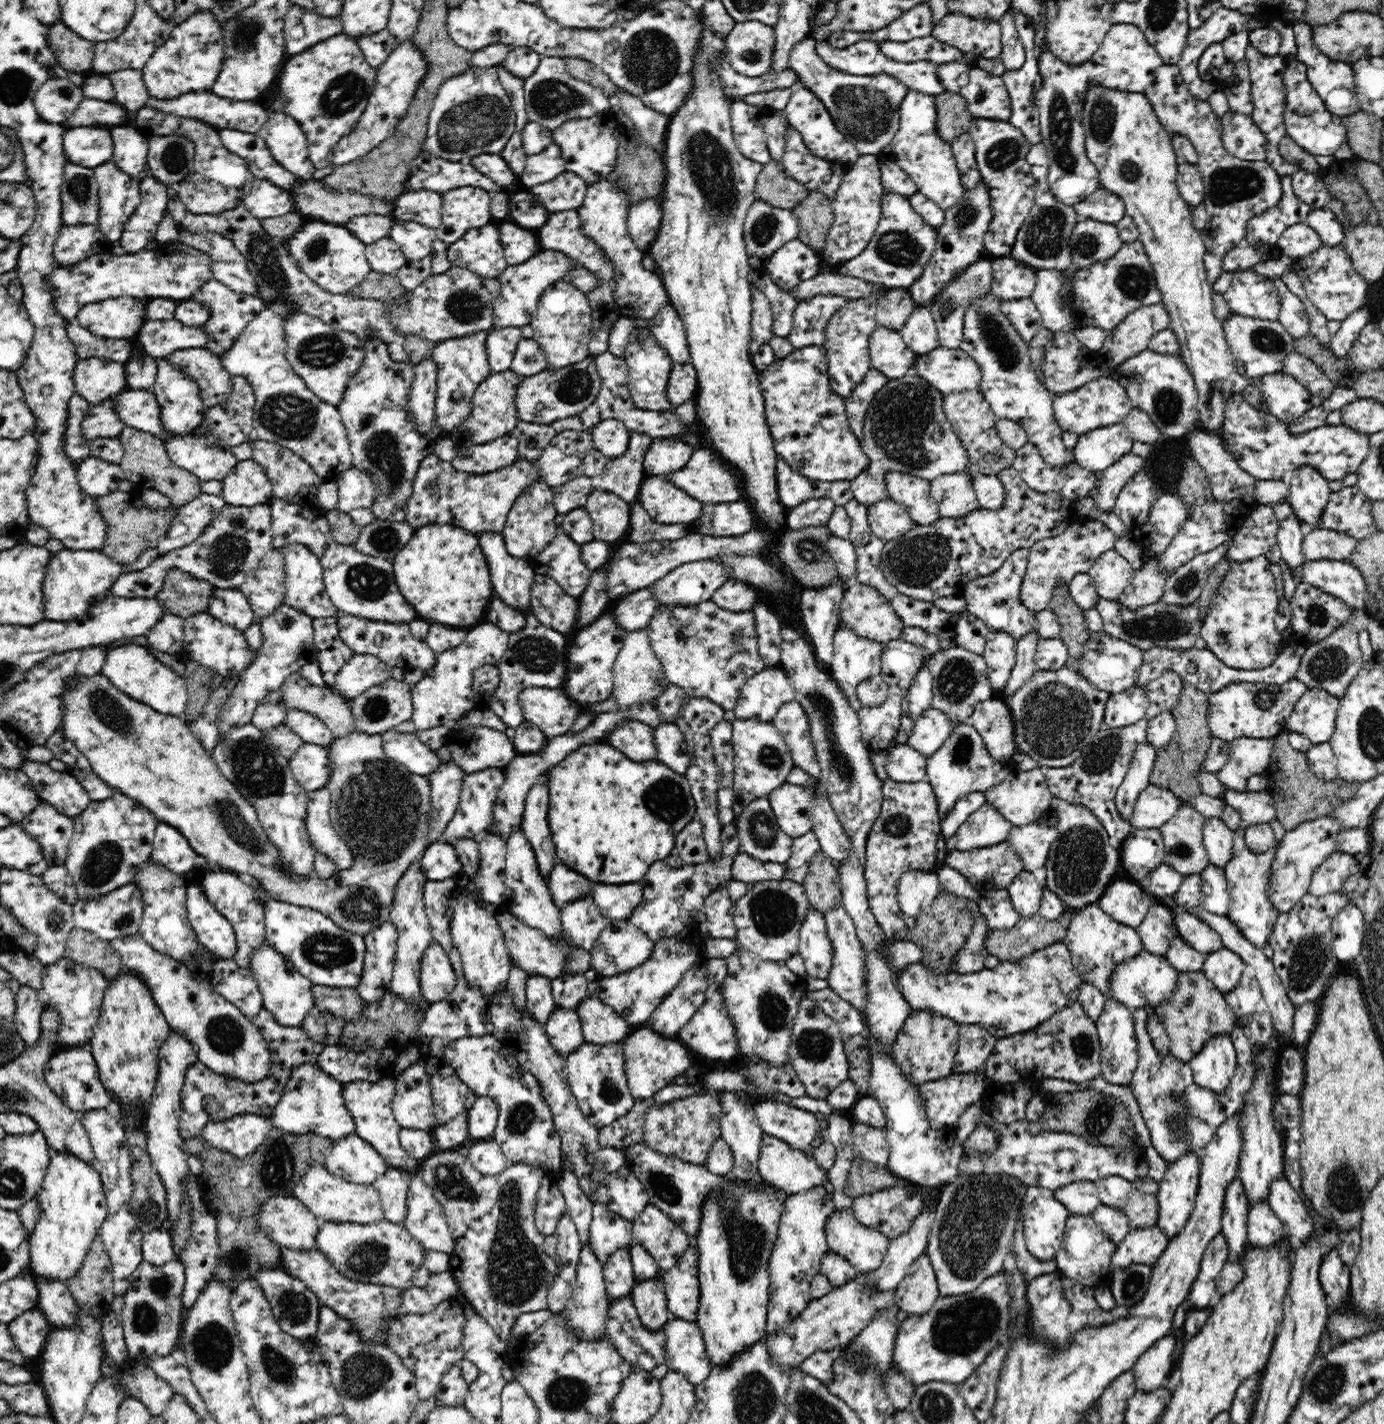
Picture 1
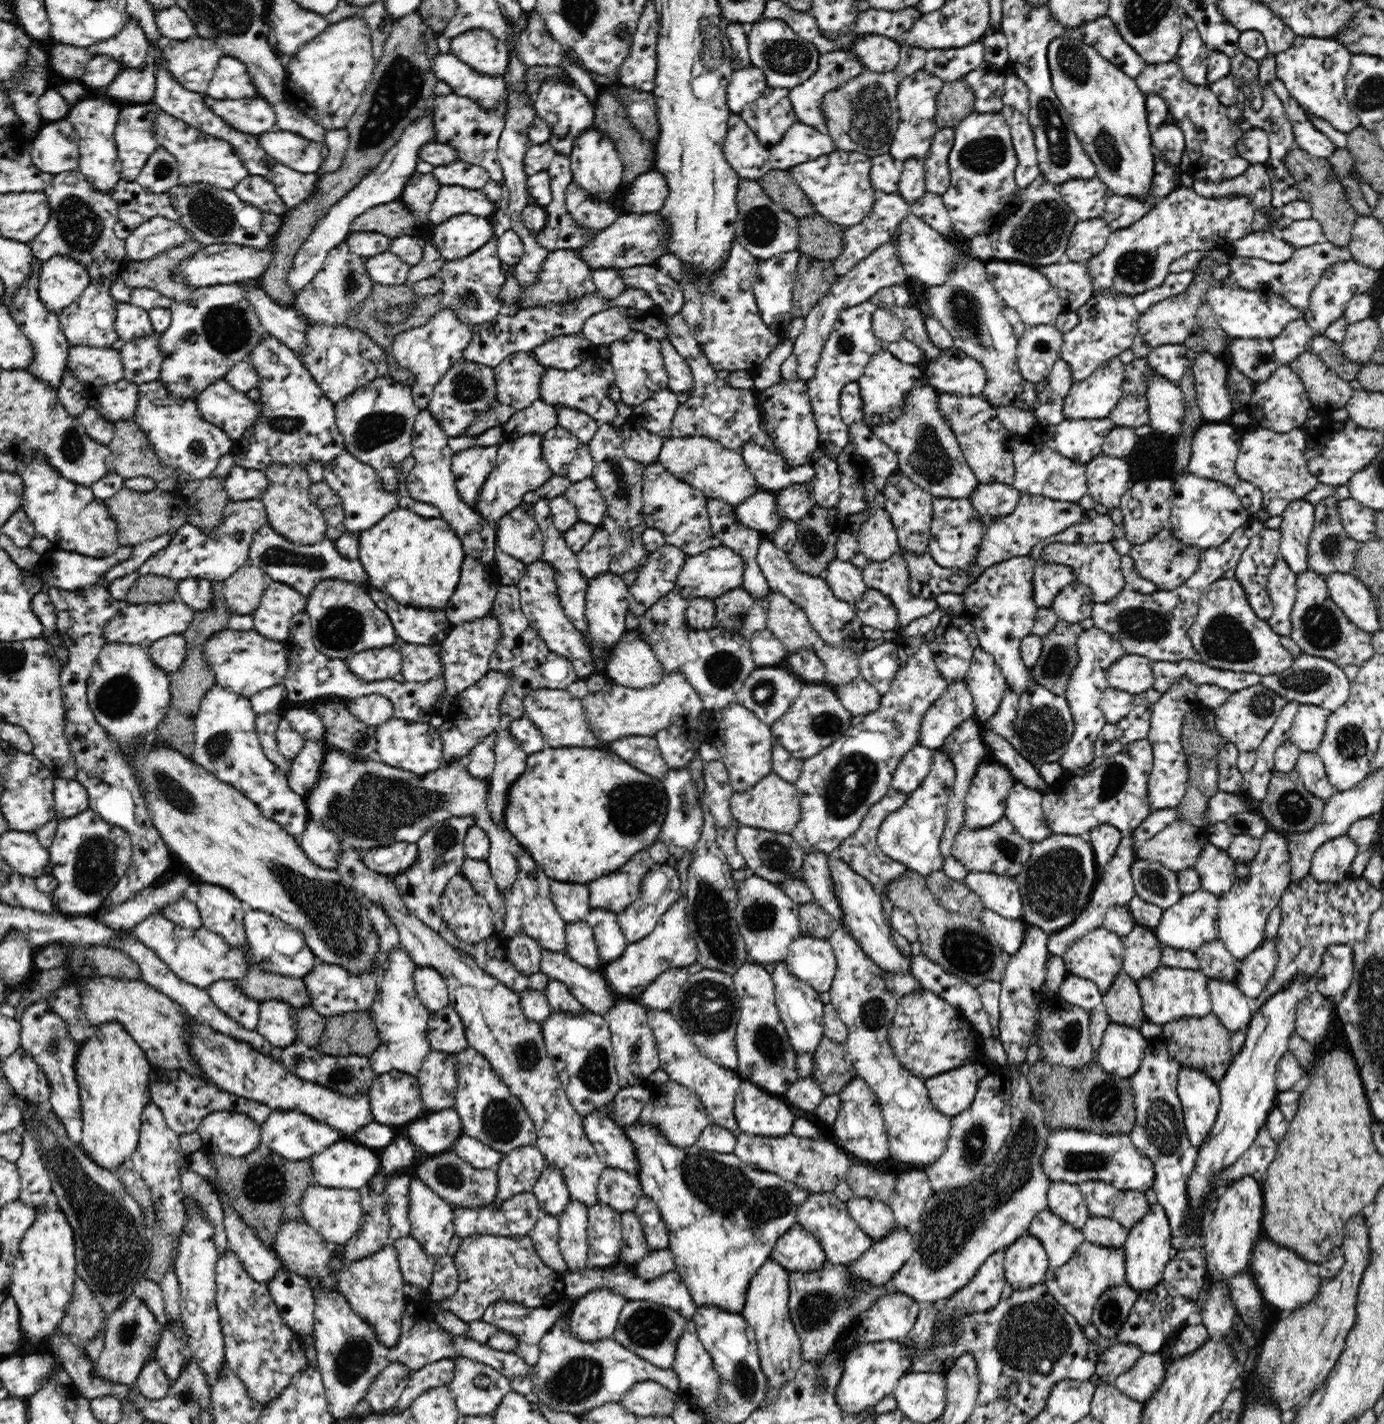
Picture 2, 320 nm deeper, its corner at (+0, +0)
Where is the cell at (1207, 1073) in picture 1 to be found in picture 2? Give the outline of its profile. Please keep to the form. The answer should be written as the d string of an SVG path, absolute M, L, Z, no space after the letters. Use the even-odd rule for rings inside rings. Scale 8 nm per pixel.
M1186 1067L1178 1075L1177 1093L1182 1103L1184 1131L1197 1152L1216 1120L1220 1104L1218 1085L1202 1071Z

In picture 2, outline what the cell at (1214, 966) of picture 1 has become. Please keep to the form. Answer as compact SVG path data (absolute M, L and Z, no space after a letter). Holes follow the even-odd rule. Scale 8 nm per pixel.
M1210 979L1207 984L1214 1015L1230 1034L1244 1033L1253 1016L1249 1001L1235 982Z

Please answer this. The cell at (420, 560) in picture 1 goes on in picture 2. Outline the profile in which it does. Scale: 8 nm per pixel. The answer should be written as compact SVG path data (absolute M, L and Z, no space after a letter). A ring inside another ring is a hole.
M406 508L384 514L374 527L358 532L358 559L374 588L403 605L446 608L460 578L465 552L443 518L424 518Z

